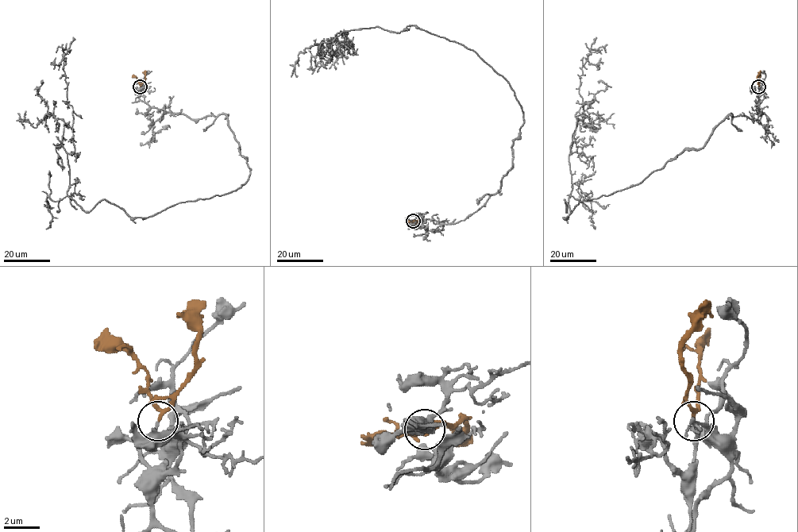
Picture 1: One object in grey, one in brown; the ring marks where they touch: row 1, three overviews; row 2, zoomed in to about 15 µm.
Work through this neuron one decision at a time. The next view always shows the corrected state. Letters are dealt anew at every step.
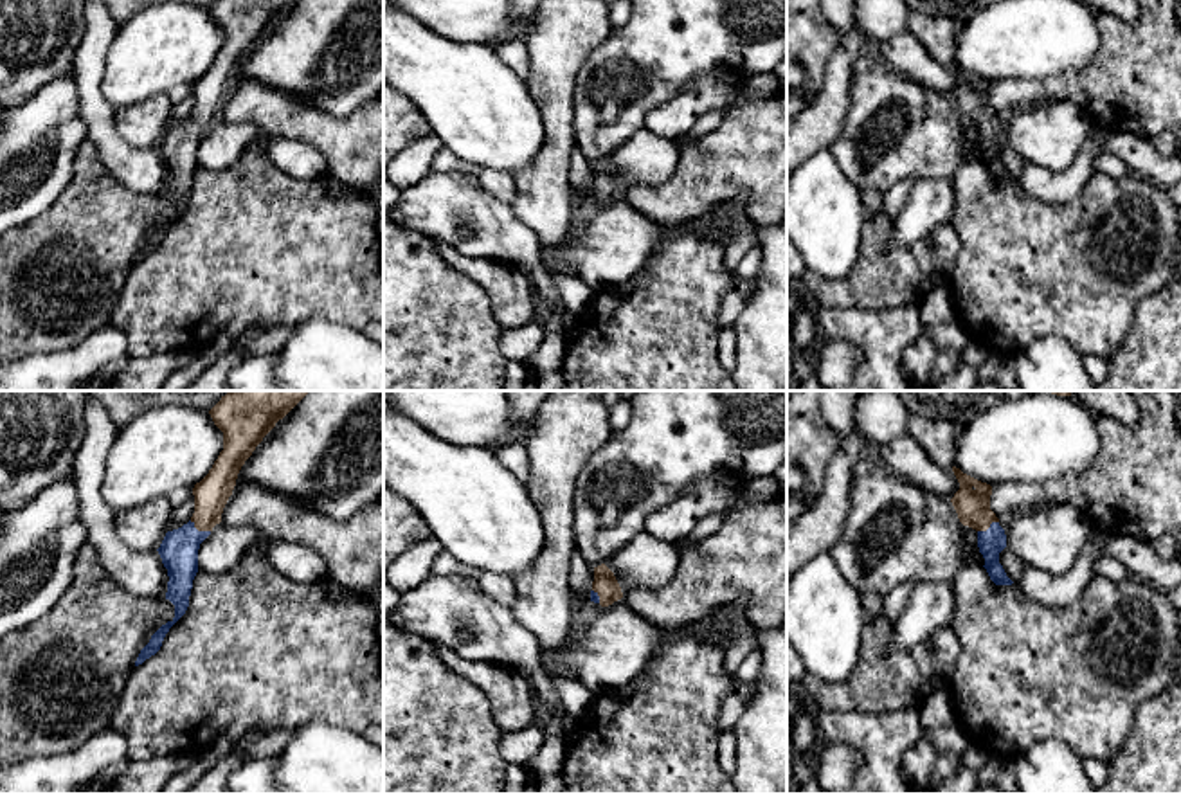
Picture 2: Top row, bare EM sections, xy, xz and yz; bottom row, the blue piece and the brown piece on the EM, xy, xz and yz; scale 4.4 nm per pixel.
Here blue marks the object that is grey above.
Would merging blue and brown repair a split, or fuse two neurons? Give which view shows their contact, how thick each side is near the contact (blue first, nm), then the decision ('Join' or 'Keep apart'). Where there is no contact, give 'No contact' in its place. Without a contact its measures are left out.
Touches blue in xy. Thickness 170 nm (blue) against 160 nm. Join

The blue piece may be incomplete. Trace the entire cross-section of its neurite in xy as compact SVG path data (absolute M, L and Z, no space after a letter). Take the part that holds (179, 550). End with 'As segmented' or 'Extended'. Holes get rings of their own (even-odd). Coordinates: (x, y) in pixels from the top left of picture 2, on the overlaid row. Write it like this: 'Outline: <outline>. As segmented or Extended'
Outline: M229 391L209 411L223 432L223 450L209 474L194 484L194 513L187 524L167 531L157 549L167 569L166 600L175 605L175 618L162 625L140 650L135 666L155 655L169 628L185 614L193 580L198 573L200 544L221 522L223 508L232 495L238 474L263 438L310 391Z. Extended

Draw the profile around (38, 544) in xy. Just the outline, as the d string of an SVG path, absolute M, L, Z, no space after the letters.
M72 475L45 488L25 508L0 517L0 637L41 619L74 580L76 558L86 544Z

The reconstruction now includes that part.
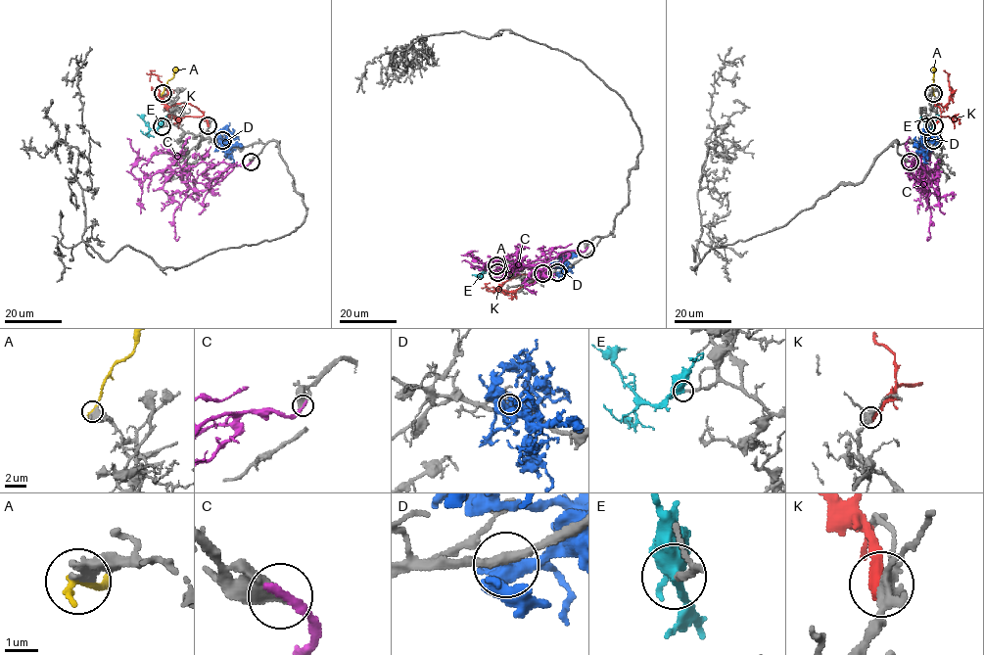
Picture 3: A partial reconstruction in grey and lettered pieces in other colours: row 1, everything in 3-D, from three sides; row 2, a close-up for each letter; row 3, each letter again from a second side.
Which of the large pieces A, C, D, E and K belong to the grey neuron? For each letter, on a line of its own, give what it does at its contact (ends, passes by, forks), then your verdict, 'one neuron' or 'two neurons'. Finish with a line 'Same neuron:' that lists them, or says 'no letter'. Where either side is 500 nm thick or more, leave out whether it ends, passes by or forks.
A: it passes by | two neurons
C: one neuron
D: it forks | two neurons
E: it forks | one neuron
K: it ends | two neurons
Same neuron: C, E

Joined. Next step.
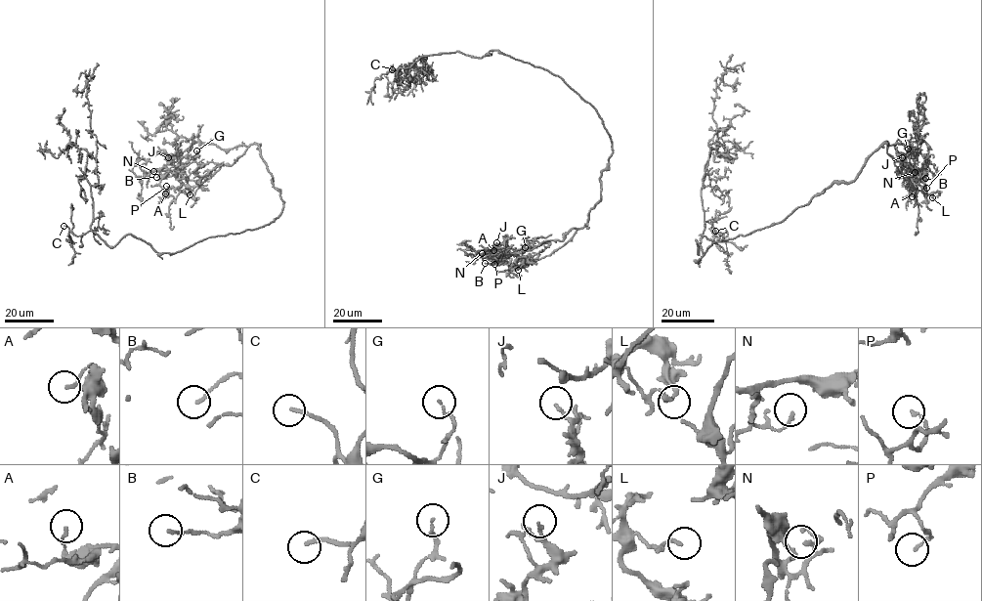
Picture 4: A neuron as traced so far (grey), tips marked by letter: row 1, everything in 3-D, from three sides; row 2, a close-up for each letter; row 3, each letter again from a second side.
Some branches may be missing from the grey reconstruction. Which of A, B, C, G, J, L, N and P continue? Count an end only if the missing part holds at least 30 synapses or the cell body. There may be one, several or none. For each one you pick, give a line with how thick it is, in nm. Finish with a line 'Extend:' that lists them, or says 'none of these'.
C: Thickness 150 nm
Extend: C

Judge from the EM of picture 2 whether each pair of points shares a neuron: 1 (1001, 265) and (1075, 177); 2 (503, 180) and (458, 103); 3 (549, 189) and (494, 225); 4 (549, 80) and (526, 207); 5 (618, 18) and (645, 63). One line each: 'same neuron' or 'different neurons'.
1: different neurons
2: different neurons
3: different neurons
4: same neuron
5: different neurons

